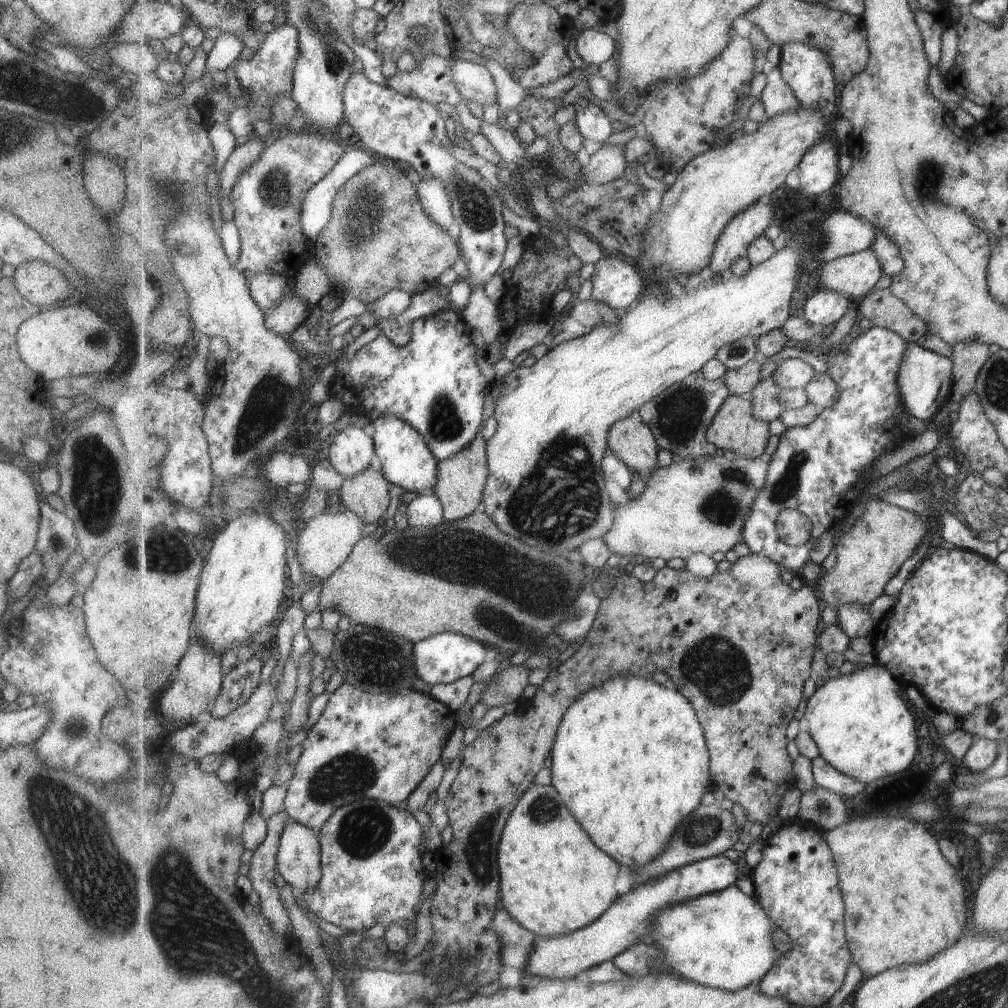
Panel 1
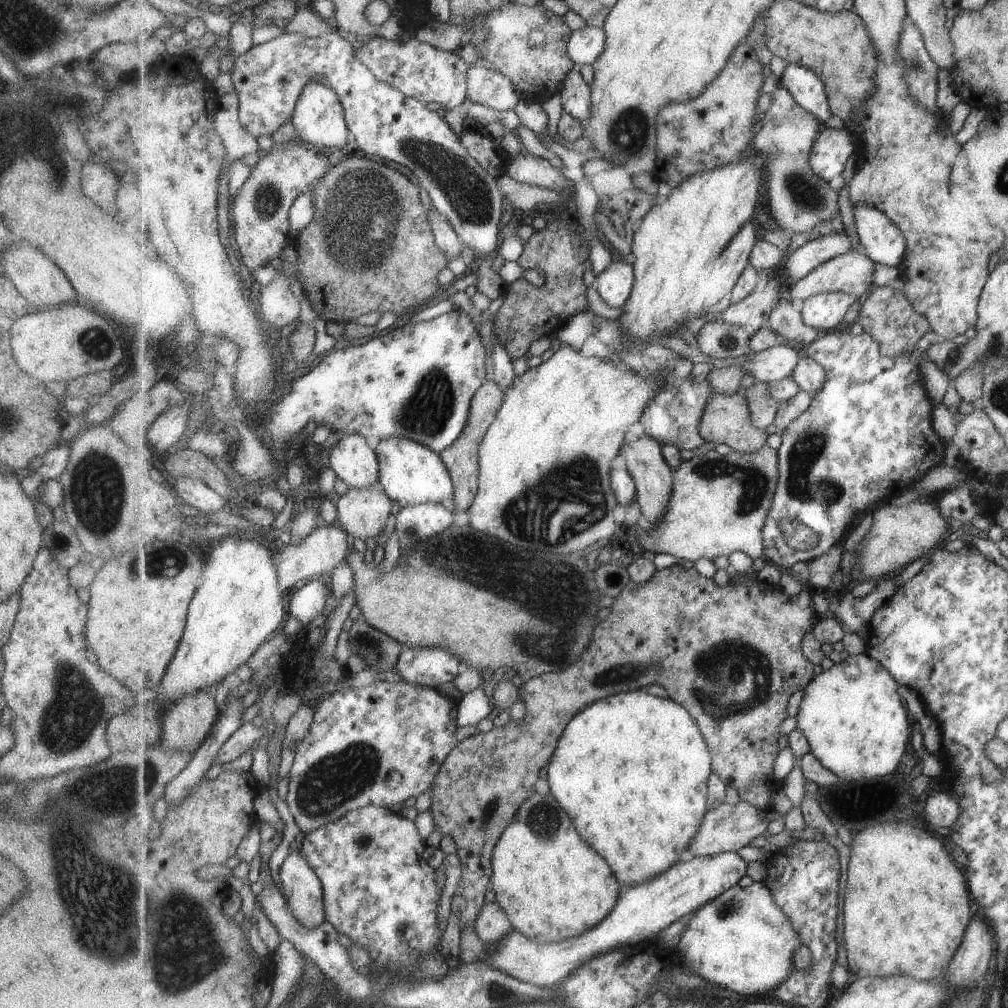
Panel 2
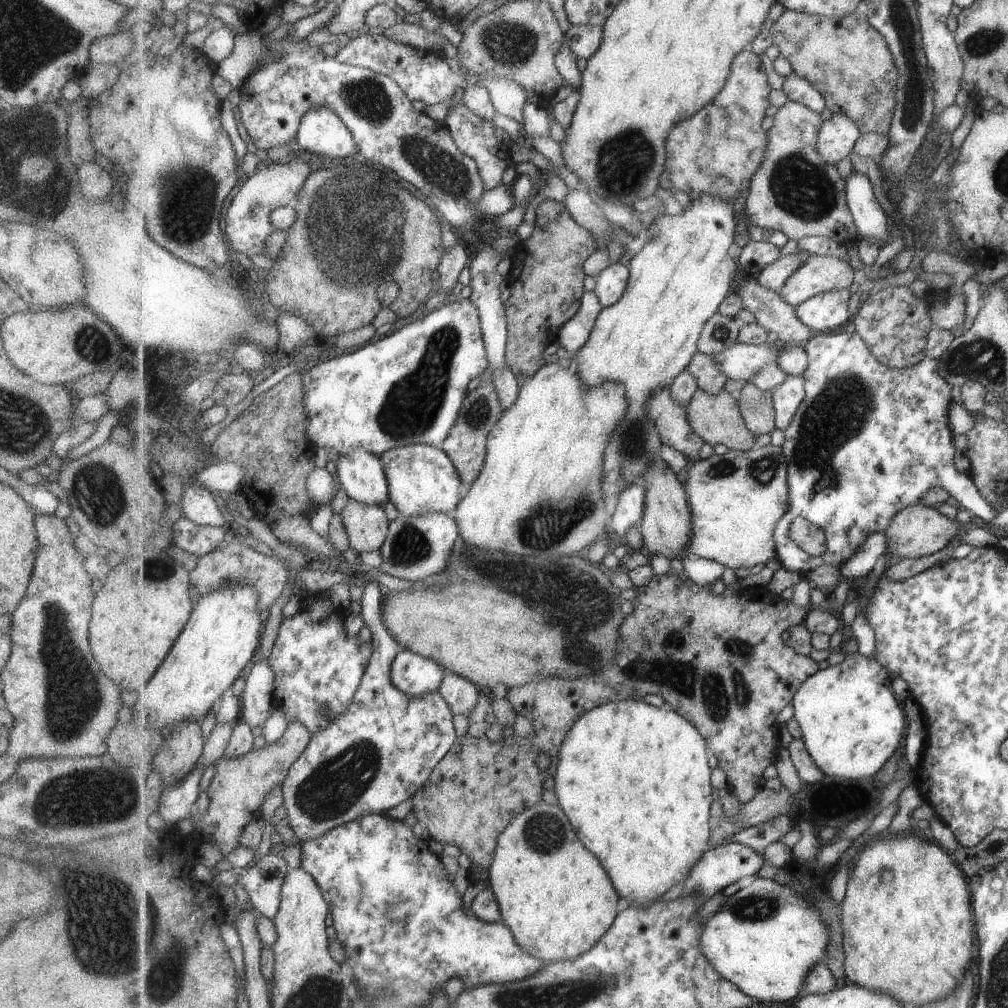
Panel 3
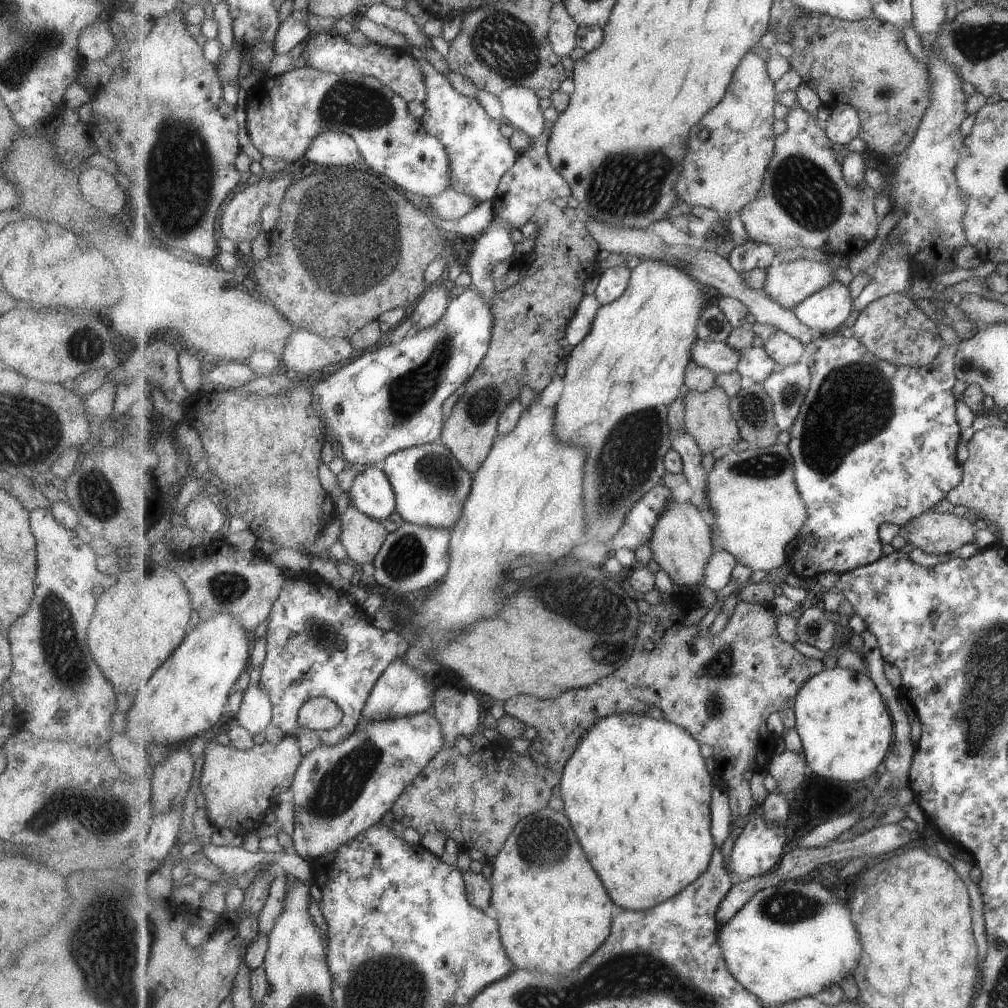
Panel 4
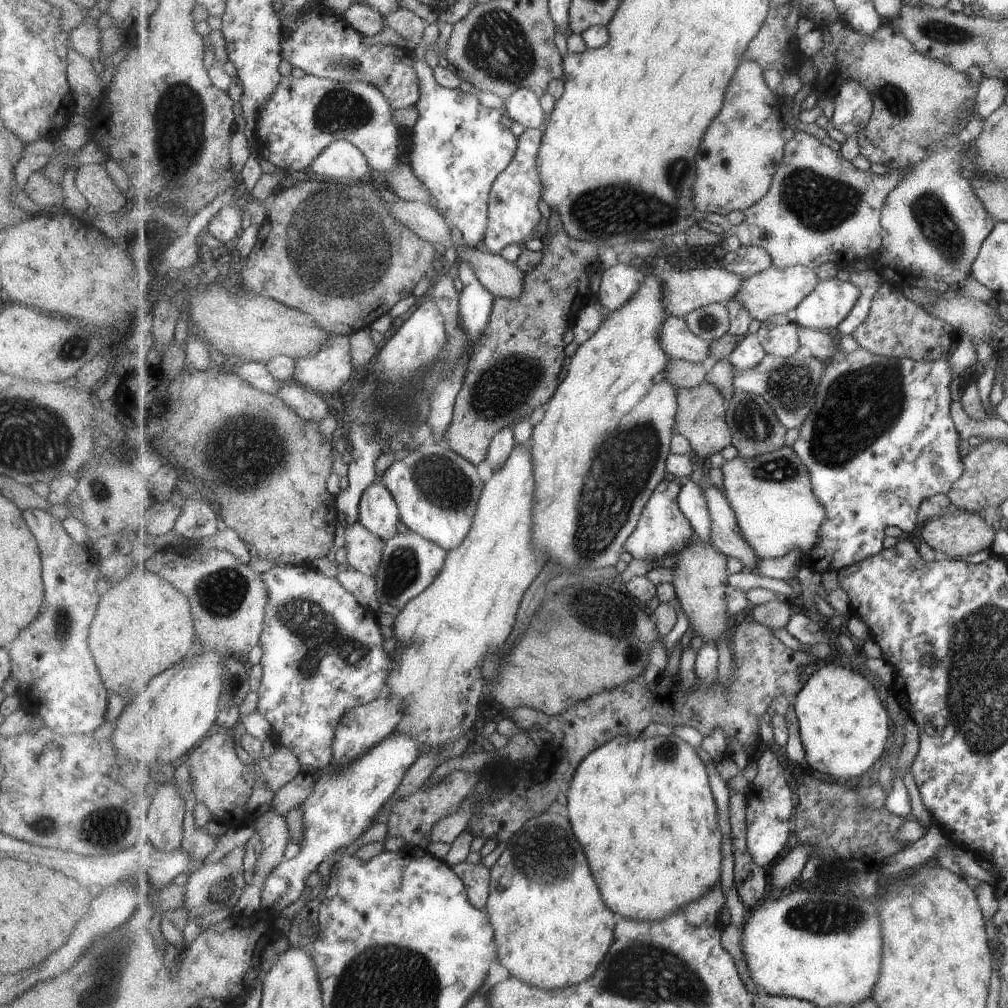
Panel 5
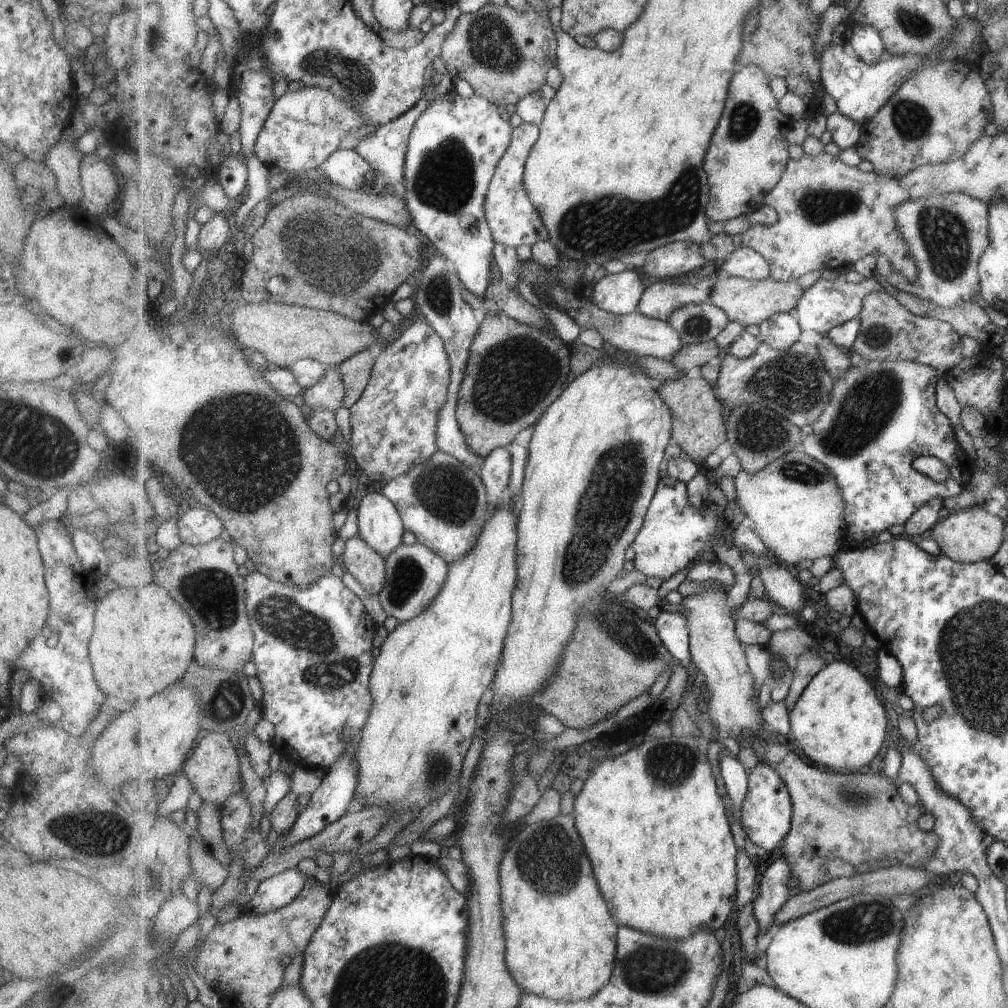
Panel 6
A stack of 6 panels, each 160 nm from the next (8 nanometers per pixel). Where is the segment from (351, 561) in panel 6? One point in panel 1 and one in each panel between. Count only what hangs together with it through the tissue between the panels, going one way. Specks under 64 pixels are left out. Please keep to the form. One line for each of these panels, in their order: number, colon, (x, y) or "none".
1: (367, 494)
2: (363, 513)
3: (367, 525)
4: (363, 536)
5: (364, 550)

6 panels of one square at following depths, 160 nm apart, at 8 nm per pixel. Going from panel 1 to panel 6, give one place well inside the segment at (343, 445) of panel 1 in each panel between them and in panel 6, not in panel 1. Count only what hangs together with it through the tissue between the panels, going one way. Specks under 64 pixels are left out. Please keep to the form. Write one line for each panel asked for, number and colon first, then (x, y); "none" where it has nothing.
2: (352, 459)
3: (363, 475)
4: (372, 492)
5: (379, 512)
6: (380, 523)

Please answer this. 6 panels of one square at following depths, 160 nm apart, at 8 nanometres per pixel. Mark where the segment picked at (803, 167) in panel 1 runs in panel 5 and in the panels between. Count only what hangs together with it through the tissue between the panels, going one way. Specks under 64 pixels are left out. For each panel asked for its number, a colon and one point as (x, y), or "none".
2: (832, 148)
3: (838, 135)
4: (844, 124)
5: (854, 104)

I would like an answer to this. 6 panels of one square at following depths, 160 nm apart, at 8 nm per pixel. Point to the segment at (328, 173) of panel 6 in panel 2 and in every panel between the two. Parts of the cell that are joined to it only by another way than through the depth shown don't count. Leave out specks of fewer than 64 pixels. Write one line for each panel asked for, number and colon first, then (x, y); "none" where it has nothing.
2: (320, 119)
3: (322, 131)
4: (330, 149)
5: (342, 160)

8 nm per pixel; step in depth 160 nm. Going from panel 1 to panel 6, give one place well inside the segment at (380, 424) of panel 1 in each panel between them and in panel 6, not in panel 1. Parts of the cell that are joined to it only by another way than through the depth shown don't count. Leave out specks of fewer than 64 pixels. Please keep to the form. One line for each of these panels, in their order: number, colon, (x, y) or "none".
2: (411, 473)
3: (423, 479)
4: (432, 486)
5: (438, 491)
6: (444, 503)

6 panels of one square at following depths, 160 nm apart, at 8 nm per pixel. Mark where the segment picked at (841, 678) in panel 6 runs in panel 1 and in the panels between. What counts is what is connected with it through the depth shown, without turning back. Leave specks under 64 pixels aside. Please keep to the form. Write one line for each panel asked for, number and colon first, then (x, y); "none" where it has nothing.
1: (865, 727)
2: (857, 724)
3: (852, 721)
4: (846, 729)
5: (845, 729)

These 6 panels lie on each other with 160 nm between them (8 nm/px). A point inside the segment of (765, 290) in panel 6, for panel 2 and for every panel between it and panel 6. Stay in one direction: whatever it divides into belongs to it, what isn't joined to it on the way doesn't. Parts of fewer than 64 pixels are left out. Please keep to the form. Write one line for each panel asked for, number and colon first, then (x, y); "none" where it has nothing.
2: (853, 272)
3: (820, 274)
4: (789, 283)
5: (775, 291)

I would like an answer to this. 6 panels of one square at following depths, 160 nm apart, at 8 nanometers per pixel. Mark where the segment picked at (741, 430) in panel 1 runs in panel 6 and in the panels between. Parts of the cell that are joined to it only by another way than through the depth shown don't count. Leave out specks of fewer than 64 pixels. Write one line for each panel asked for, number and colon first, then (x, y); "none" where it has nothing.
2: (727, 419)
3: (717, 418)
4: (708, 417)
5: (702, 419)
6: (699, 428)

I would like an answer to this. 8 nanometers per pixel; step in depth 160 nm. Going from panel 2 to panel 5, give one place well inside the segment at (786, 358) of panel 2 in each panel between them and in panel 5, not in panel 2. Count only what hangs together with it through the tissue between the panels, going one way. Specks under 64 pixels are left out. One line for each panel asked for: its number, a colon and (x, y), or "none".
3: (741, 361)
4: (718, 356)
5: (676, 338)

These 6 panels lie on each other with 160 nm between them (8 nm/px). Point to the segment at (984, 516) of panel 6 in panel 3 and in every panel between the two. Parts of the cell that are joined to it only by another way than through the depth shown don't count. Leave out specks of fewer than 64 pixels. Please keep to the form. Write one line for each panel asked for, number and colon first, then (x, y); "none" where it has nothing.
3: (918, 531)
4: (936, 533)
5: (953, 536)

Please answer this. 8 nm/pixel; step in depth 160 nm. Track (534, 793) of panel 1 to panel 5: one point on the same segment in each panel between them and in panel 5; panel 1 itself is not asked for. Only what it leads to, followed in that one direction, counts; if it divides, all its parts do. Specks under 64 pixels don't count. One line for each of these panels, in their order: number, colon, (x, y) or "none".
2: (553, 885)
3: (555, 896)
4: (554, 912)
5: (553, 929)

